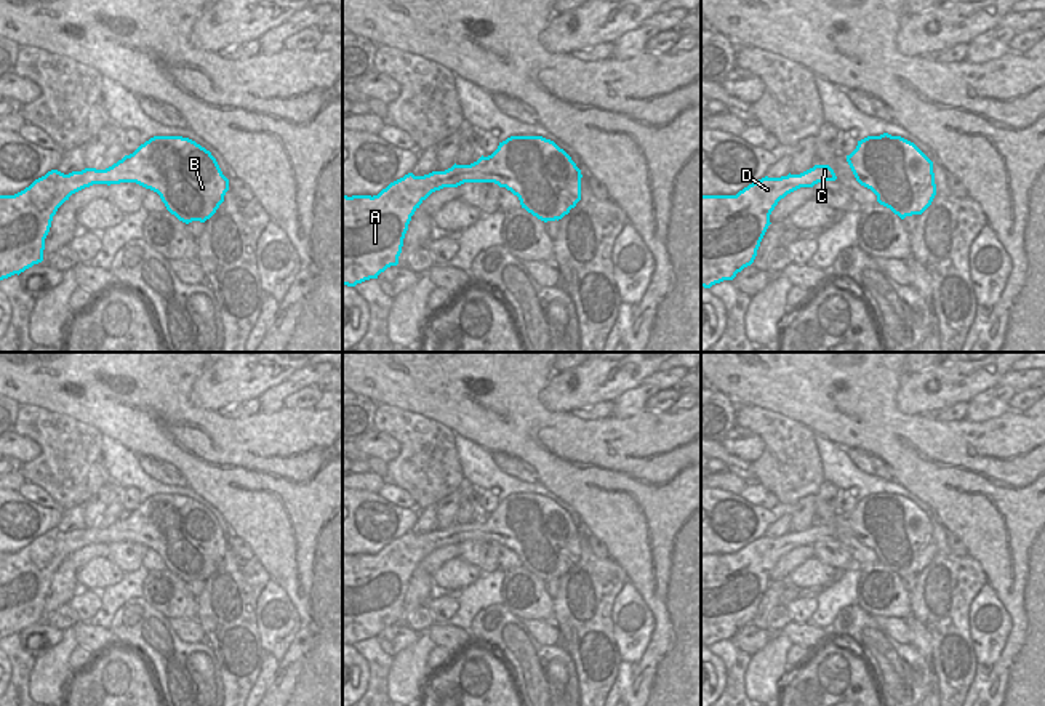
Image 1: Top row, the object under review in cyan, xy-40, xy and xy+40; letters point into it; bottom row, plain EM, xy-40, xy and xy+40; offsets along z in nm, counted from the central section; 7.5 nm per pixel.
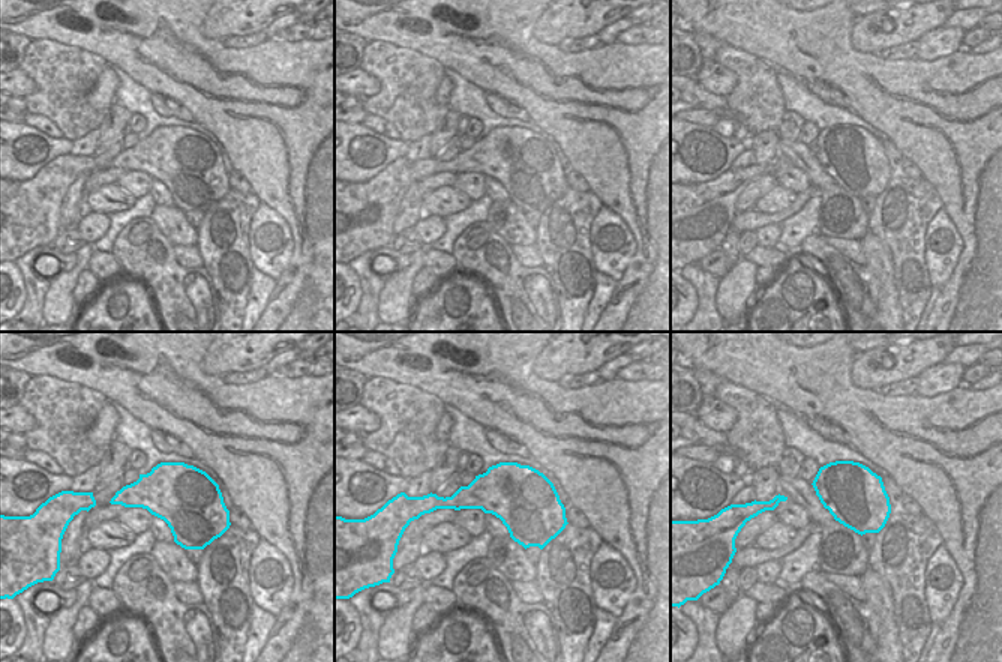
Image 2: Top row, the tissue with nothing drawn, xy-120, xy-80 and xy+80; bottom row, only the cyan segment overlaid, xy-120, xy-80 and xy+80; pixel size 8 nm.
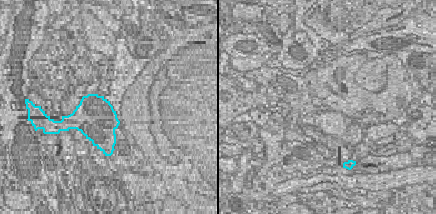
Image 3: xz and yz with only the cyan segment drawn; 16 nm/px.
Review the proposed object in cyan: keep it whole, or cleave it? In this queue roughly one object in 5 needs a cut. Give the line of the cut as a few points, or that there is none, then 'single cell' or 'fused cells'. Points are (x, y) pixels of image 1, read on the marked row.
cut none; single cell

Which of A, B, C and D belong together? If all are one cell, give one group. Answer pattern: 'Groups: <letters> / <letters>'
Groups: A B C D

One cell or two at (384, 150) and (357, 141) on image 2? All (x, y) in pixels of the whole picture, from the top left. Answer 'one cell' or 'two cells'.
one cell

